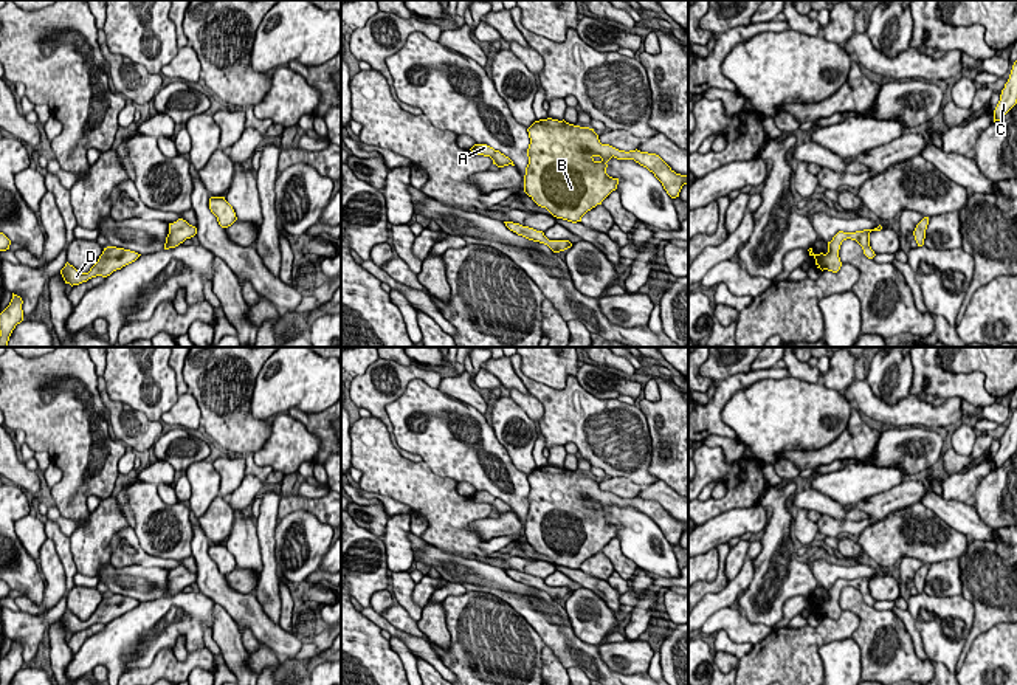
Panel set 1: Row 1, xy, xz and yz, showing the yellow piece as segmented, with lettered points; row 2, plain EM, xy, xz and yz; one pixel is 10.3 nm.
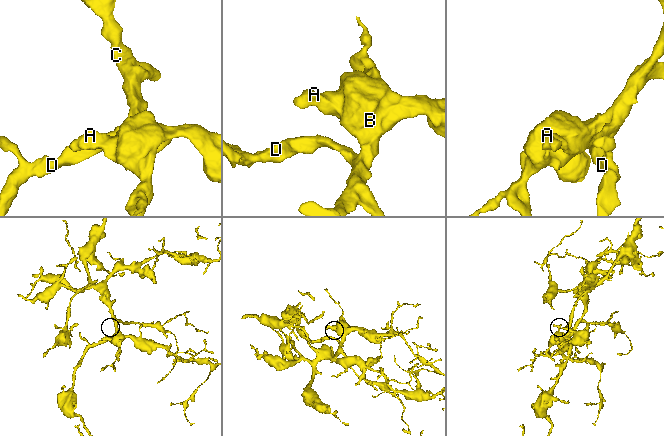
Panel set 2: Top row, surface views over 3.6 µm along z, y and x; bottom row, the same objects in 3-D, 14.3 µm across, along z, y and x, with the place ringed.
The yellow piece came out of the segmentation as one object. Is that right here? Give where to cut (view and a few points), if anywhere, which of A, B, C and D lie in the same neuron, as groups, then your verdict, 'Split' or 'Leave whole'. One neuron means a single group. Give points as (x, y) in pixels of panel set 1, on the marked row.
No split. Groups: A B C D. Leave whole

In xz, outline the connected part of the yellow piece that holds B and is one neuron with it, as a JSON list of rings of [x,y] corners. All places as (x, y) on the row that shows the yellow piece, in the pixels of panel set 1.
[[[547,118],[535,121],[527,132],[524,192],[557,219],[581,222],[588,211],[617,189],[619,178],[606,174],[612,157],[646,167],[671,198],[688,184],[688,175],[676,174],[659,155],[602,144],[589,127]]]

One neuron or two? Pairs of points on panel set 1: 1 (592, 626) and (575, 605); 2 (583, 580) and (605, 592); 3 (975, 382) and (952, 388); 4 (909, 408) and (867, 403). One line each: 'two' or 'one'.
1: one
2: one
3: one
4: one

